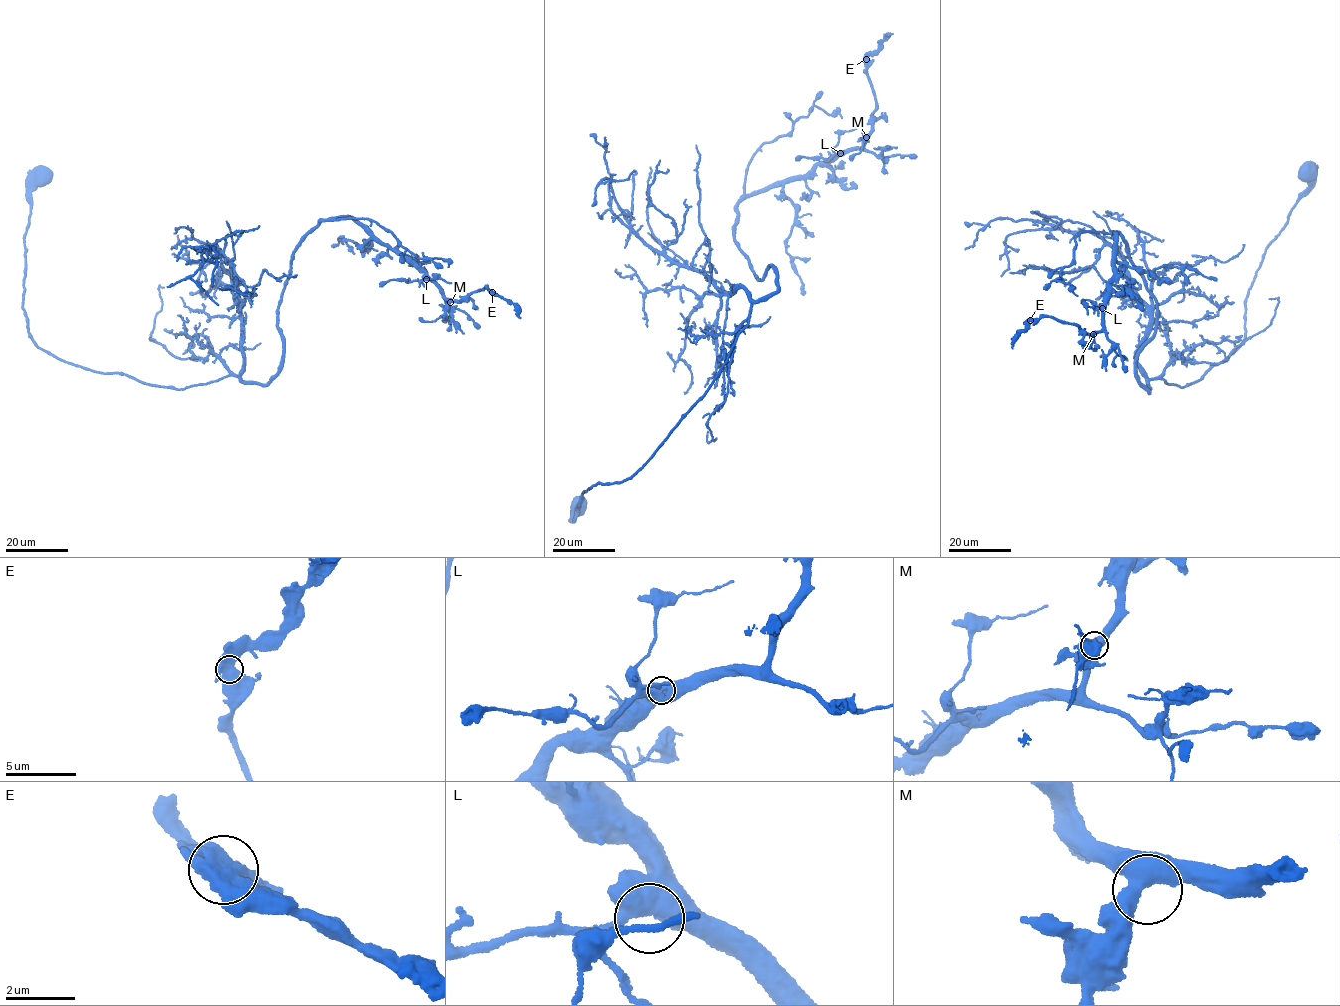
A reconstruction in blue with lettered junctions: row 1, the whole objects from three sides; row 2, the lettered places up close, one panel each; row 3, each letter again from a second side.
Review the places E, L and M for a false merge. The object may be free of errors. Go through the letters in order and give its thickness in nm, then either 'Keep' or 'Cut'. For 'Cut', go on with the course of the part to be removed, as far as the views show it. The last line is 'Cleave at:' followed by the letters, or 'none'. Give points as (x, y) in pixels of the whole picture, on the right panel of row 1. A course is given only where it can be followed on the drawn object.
E: Thickness 480 nm. Keep
L: Thickness 550 nm. Keep
M: Thickness 480 nm. Keep
Cleave at: none

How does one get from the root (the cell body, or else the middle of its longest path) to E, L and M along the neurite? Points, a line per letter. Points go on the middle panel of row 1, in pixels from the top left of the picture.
E: (578, 506), (643, 466), (777, 291), (734, 240), (738, 205), (864, 145), (866, 59)
L: (578, 506), (643, 466), (751, 304), (777, 291), (772, 265), (755, 277), (734, 240), (739, 203), (840, 153)
M: (578, 506), (643, 466), (751, 304), (777, 291), (772, 265), (755, 277), (734, 240), (739, 203), (866, 137)

